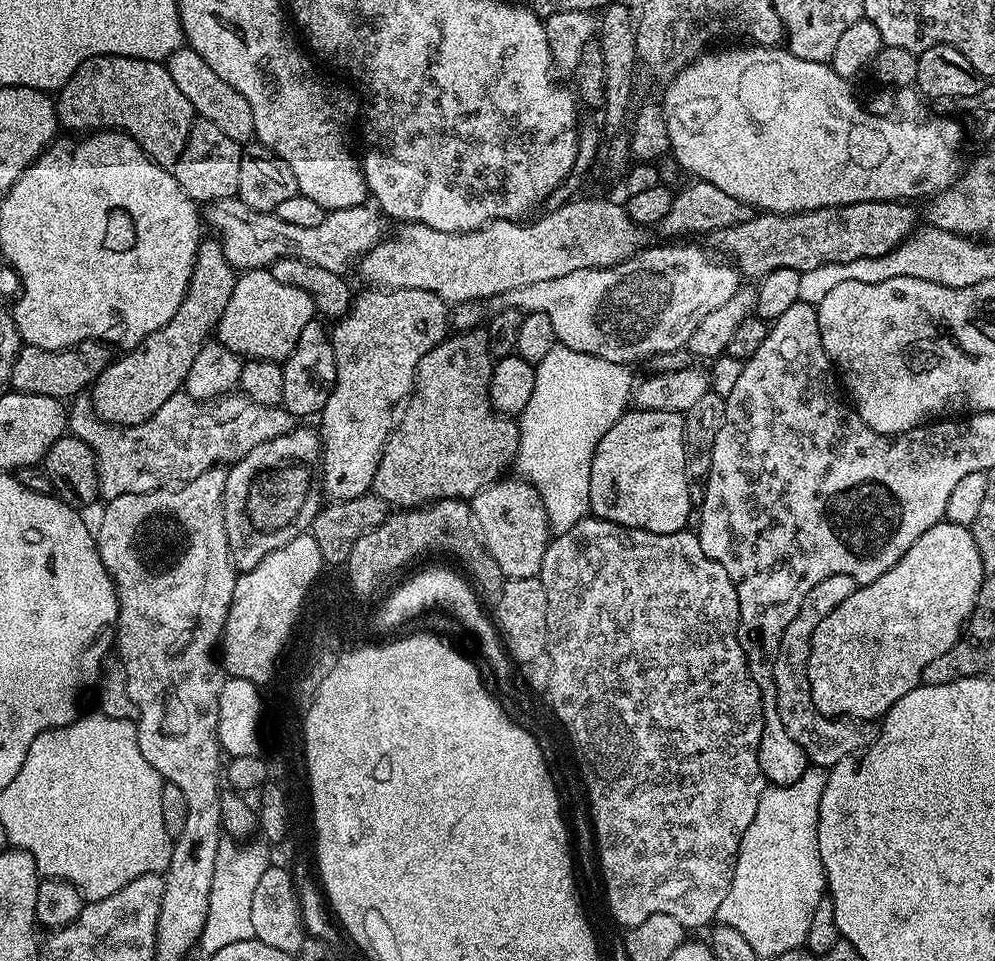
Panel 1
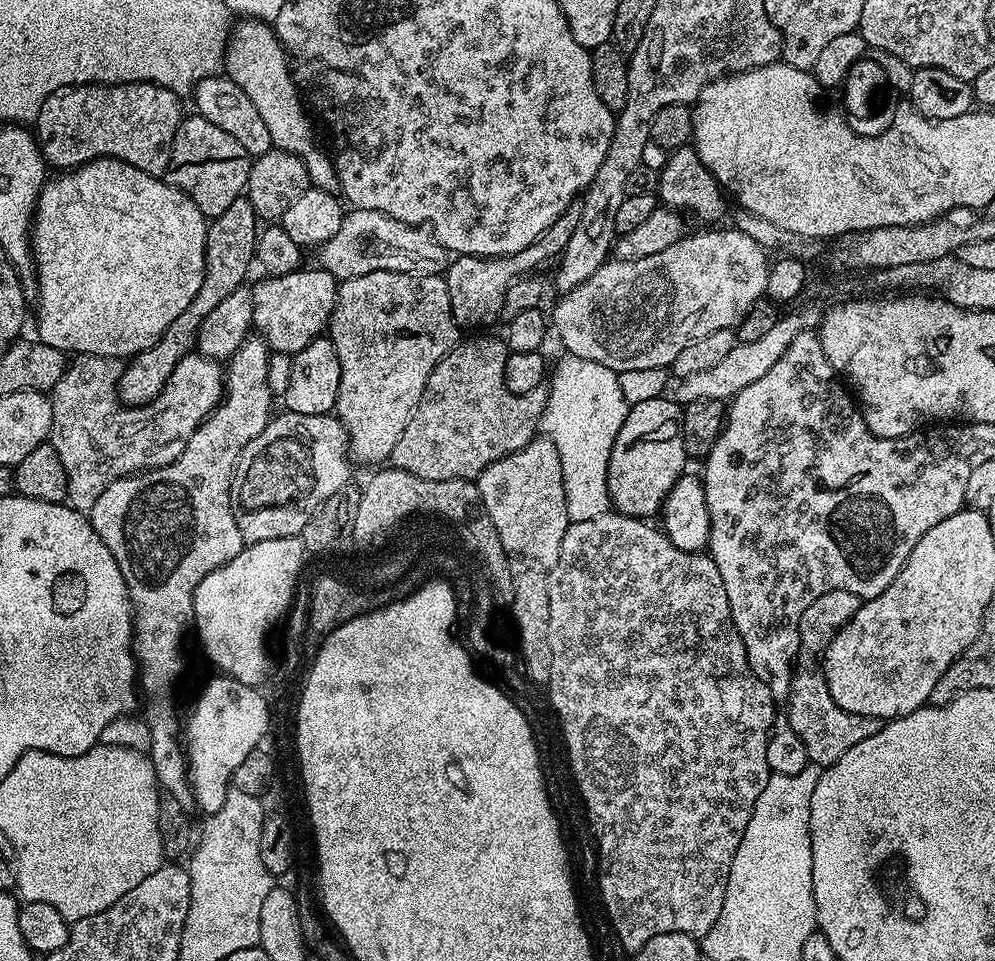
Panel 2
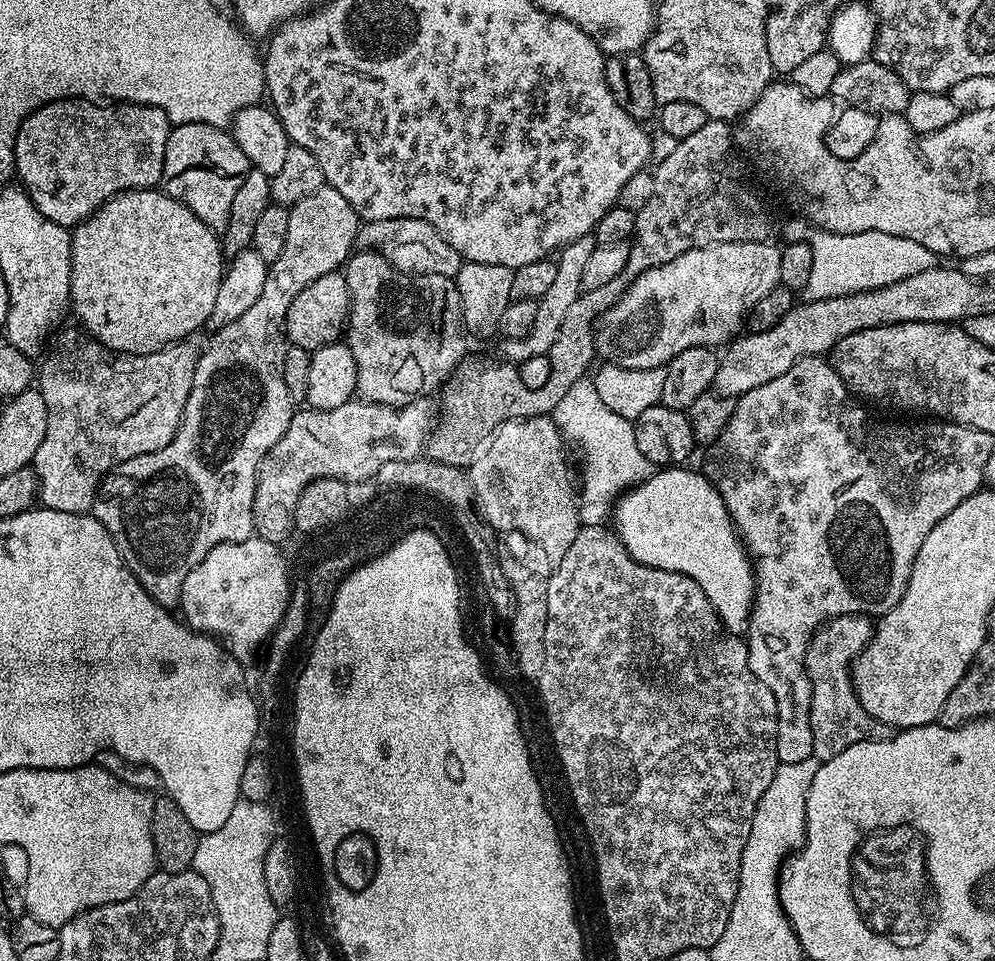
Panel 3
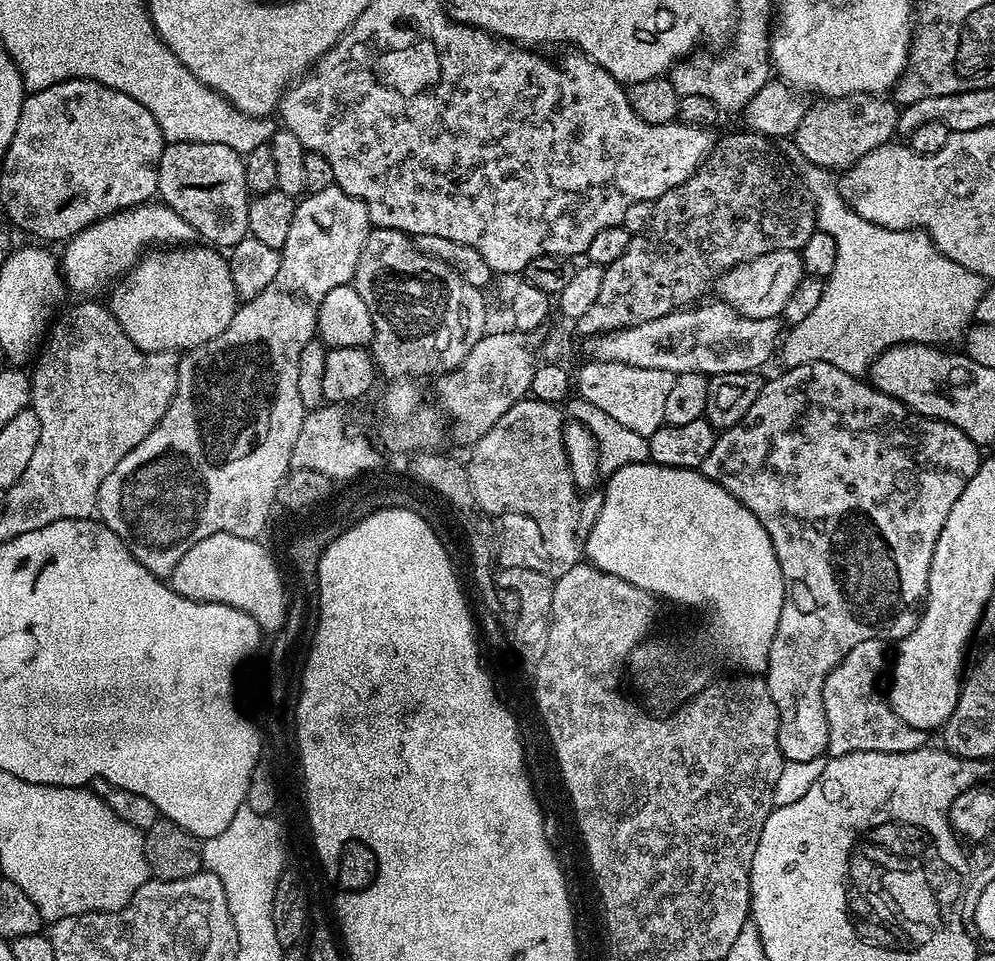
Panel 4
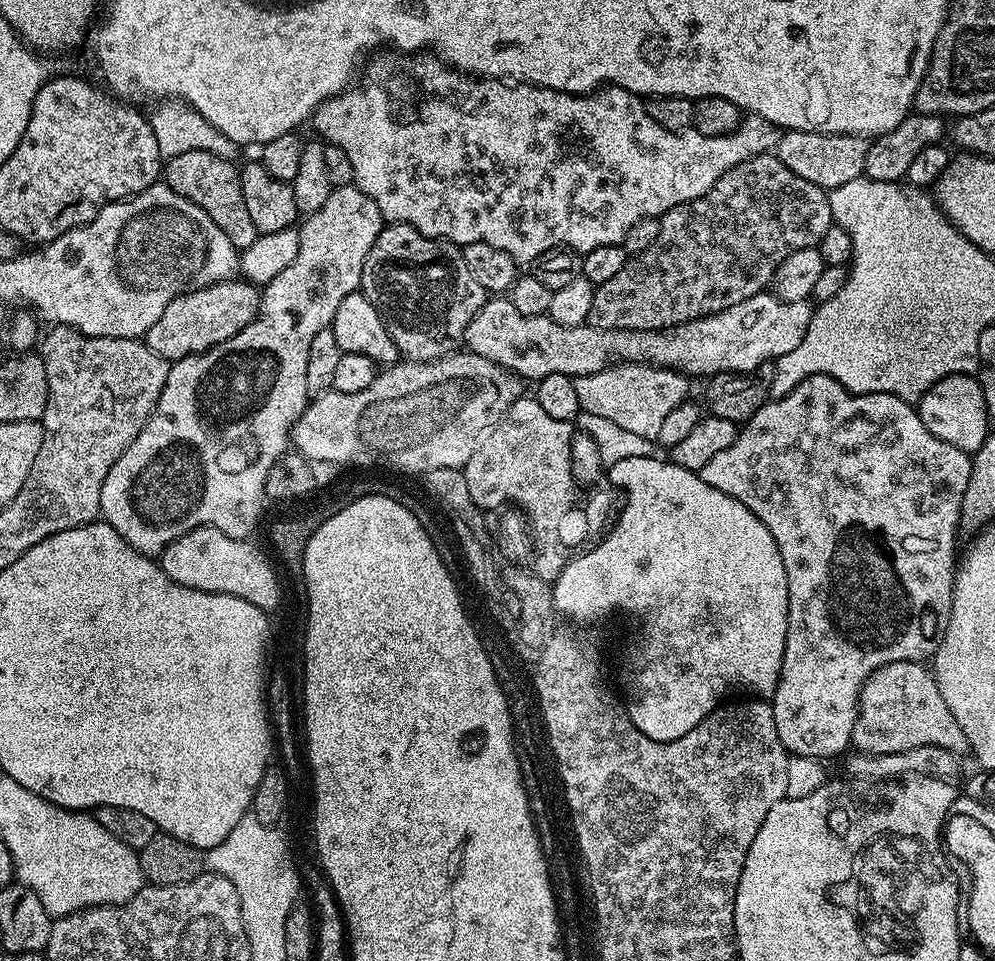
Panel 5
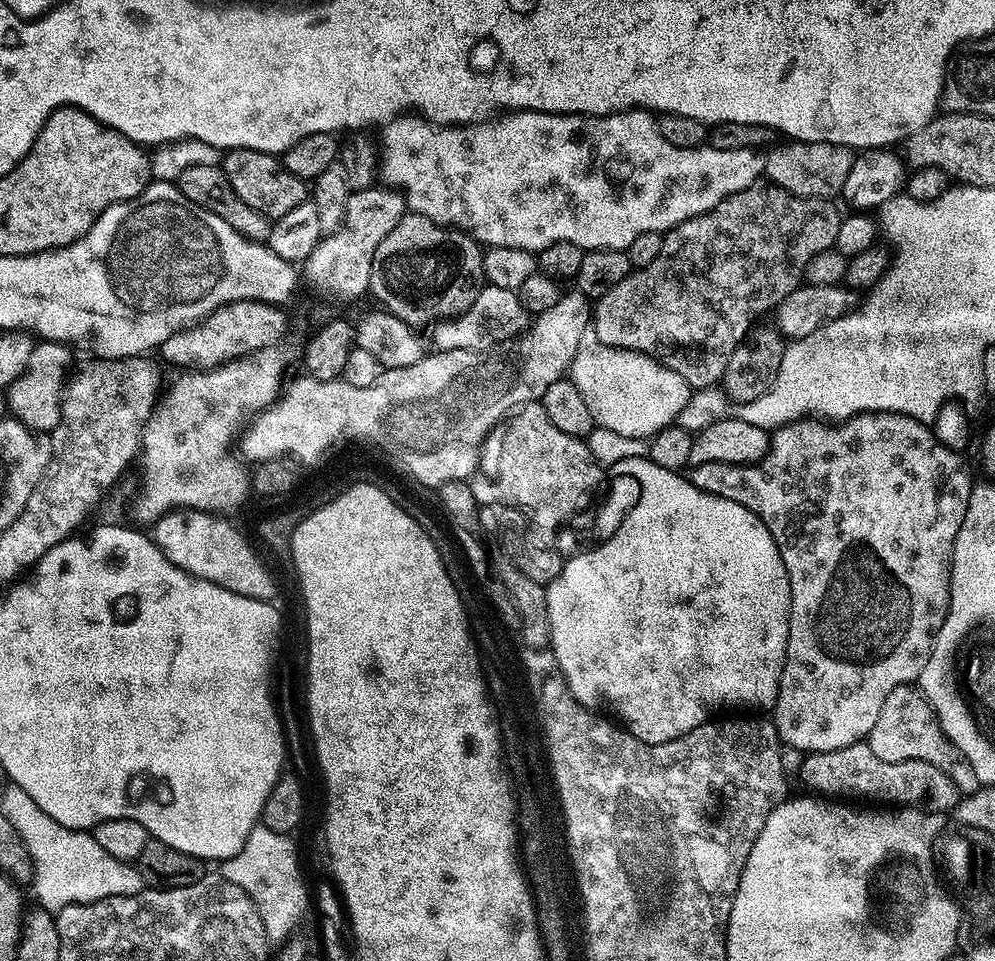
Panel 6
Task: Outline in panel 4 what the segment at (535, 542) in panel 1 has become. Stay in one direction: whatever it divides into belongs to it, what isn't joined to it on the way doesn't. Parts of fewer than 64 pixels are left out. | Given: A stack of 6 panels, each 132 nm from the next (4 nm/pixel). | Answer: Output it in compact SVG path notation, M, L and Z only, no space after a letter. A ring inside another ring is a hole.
M535 398L519 400L510 406L510 410L506 410L506 414L502 414L502 418L498 418L498 422L494 422L494 426L481 440L471 445L472 457L466 460L475 507L492 516L513 512L516 516L532 520L531 527L537 537L548 548L548 552L552 552L552 564L546 571L553 578L581 563L590 527L589 517L584 517L584 504L576 493L576 480L572 477L572 464L568 461L568 448L564 445L564 420L565 413L557 405Z

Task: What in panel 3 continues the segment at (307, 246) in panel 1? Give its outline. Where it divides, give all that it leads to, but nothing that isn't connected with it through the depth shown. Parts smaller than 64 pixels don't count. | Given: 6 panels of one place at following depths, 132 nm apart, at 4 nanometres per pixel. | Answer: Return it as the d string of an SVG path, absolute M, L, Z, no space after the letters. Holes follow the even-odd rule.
M386 218L361 223L356 231L356 248L382 254L399 272L409 272L411 276L438 274L455 278L462 263L458 250L454 250L430 222L418 218Z

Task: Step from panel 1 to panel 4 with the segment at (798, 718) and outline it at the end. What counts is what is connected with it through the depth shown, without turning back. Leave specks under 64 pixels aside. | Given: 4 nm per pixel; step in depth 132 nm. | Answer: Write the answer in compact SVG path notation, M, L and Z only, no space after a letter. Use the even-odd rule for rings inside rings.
M878 640L858 642L850 654L846 654L830 670L822 690L822 702L826 714L829 757L845 756L855 752L909 752L925 747L925 729L902 722L892 712L887 699L876 689L880 675L885 675L885 645Z

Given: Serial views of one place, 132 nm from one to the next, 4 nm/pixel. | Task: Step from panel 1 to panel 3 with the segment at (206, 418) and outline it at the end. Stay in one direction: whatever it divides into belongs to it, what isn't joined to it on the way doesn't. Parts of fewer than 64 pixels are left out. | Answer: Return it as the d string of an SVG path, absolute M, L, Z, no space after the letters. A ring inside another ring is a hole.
M73 326L69 332L63 332L61 331L51 341L46 355L39 361L41 364L38 364L38 391L42 394L42 402L46 402L46 435L42 437L42 446L38 446L38 454L34 454L31 467L35 468L36 477L40 483L38 500L43 507L50 510L62 510L63 512L87 513L96 500L96 489L99 488L101 480L113 468L117 468L119 464L130 458L138 458L138 454L154 454L154 450L162 450L162 446L166 446L175 438L186 410L186 398L190 398L190 386L194 386L194 370L196 369L198 348L195 348L192 342L188 340L179 340L176 344L166 346L162 350L154 350L150 354L125 356L118 352L109 352L106 346L102 346L98 341L93 340L87 332L79 327Z

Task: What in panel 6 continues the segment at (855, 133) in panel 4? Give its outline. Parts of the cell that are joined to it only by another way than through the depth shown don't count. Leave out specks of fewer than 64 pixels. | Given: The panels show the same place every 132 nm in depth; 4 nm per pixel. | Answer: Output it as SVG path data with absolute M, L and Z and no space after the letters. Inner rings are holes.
M794 140L783 143L777 143L771 149L773 152L769 151L766 155L764 176L771 183L790 190L790 194L795 196L836 198L843 193L846 177L850 174L850 166L854 166L856 161L853 149L830 142Z

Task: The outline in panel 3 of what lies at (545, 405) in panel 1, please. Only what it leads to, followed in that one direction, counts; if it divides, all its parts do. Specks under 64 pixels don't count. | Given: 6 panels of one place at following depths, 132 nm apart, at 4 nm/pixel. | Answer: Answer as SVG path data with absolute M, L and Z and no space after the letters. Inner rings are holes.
M585 378L570 386L566 398L558 402L554 419L560 435L580 451L578 503L581 525L604 524L607 516L609 519L613 515L617 500L628 489L649 480L658 471L657 465L652 465L651 458L640 449L633 421L622 418L622 414L614 414L610 406L605 406L602 398L598 398L598 390L591 379Z

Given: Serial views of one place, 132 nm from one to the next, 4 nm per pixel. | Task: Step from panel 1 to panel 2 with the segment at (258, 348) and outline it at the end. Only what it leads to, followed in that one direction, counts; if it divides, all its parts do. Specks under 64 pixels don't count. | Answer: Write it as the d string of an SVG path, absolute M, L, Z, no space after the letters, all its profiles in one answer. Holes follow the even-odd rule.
M319 266L304 271L268 276L252 288L252 328L267 342L272 352L300 352L327 329L332 319L338 287L336 277Z

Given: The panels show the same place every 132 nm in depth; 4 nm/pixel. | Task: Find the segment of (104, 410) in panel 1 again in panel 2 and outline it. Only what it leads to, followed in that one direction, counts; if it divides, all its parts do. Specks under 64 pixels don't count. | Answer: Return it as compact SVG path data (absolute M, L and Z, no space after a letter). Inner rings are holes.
M247 195L239 196L222 214L218 214L209 223L206 234L206 250L204 251L204 277L202 286L198 286L198 294L194 294L194 302L166 326L162 338L154 342L146 351L131 357L123 365L120 380L116 384L116 392L120 396L121 405L129 408L141 408L148 404L164 389L166 382L177 362L196 348L196 335L206 322L206 314L215 310L218 305L234 290L245 283L248 271L254 268L256 258L256 233L258 217L254 206L248 201Z

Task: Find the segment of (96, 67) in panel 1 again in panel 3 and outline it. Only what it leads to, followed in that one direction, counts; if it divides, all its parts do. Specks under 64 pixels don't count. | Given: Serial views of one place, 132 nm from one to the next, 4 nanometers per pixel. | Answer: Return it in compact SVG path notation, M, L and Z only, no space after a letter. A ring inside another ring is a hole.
M55 100L30 114L22 122L18 130L18 138L14 146L14 158L16 159L15 179L19 181L25 192L34 202L38 210L50 222L58 222L63 228L71 229L77 224L92 216L98 209L107 202L111 196L117 196L120 192L133 192L135 188L156 188L162 178L162 166L166 158L166 138L170 134L173 125L168 123L166 114L160 108L146 106L145 104L126 104L123 102L93 102L91 100Z

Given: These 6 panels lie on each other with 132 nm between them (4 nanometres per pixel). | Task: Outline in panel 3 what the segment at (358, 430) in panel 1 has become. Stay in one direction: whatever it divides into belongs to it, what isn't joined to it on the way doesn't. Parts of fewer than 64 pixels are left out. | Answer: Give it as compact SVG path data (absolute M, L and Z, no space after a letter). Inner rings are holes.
M356 250L348 257L346 267L343 269L346 278L346 286L350 294L352 307L348 310L348 326L346 329L346 343L350 354L354 354L354 366L358 366L358 382L356 383L357 393L363 399L369 400L372 404L385 404L391 408L400 408L411 400L421 399L425 394L441 387L448 377L455 372L460 361L465 359L468 348L469 337L466 335L463 322L463 306L459 300L459 292L456 289L456 281L450 276L439 276L438 274L418 274L411 276L409 272L399 272L382 254L371 250Z

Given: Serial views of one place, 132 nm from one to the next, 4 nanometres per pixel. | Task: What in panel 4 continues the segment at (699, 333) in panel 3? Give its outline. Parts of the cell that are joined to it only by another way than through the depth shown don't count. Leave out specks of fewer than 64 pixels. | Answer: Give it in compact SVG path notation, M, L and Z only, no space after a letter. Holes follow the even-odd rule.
M774 250L774 254L762 254L748 264L739 264L723 272L717 278L714 292L723 303L736 309L738 314L755 320L775 320L781 315L787 299L794 292L794 286L805 277L799 252Z

